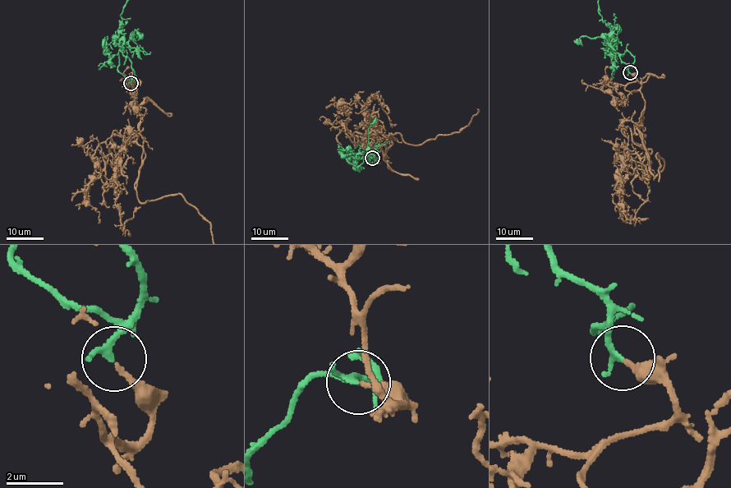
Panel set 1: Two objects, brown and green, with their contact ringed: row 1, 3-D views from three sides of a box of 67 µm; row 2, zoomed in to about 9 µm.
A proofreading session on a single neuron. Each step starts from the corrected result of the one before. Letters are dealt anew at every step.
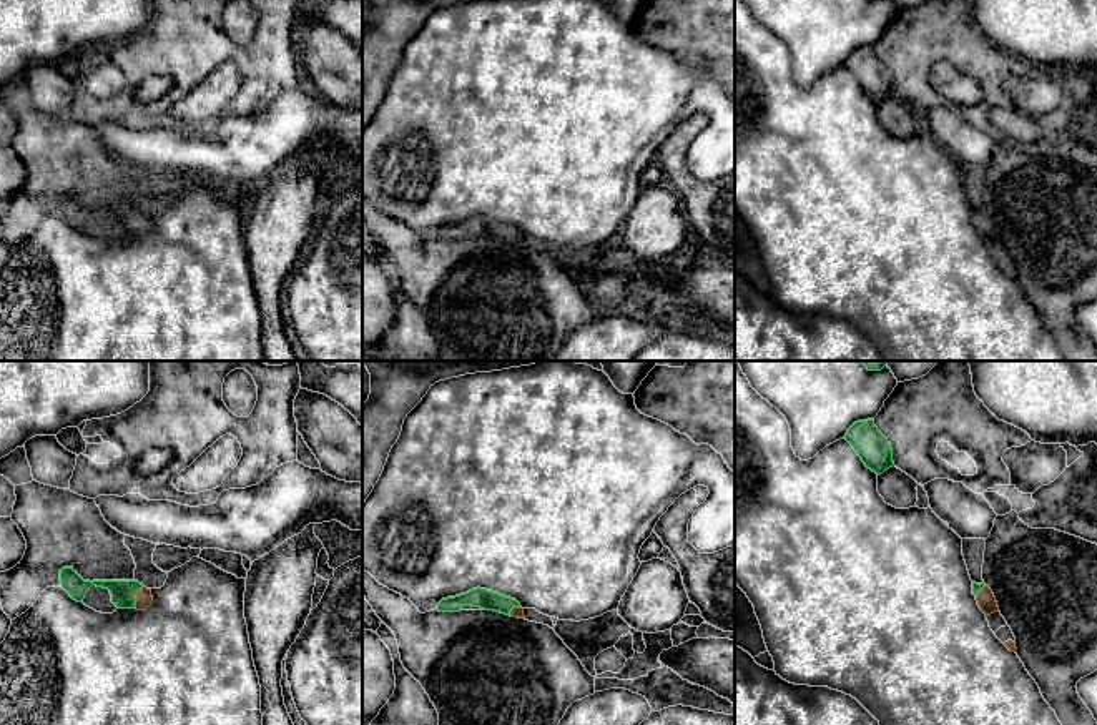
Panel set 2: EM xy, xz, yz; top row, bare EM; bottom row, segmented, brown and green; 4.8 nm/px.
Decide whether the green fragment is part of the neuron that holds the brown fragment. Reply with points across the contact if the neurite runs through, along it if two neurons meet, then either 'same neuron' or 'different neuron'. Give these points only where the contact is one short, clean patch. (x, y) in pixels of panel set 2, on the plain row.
way xy (143, 225), (137, 225), (123, 220); same neuron

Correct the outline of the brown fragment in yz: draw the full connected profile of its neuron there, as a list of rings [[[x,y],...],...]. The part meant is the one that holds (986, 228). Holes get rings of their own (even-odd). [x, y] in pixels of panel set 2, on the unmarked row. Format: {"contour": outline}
{"contour": [[[972,210],[972,221],[976,223],[979,236],[986,243],[999,239],[996,224],[994,224],[992,218],[989,216],[989,213],[986,213],[984,210],[982,211]]]}

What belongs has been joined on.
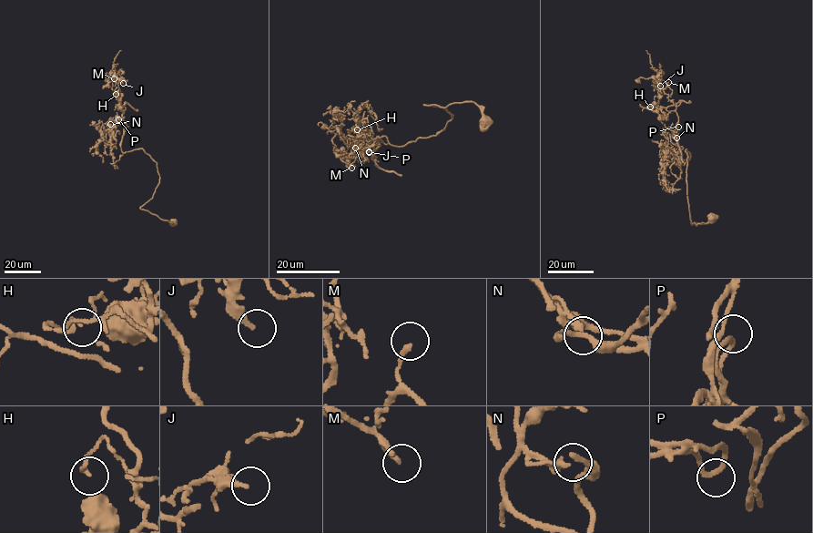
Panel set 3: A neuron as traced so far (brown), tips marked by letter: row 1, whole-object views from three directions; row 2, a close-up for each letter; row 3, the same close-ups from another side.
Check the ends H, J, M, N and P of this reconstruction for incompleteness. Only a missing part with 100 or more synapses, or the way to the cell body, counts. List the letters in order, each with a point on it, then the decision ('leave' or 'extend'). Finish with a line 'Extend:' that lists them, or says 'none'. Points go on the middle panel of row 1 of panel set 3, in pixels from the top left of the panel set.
H: at (357, 129); leave
J: at (369, 151); leave
M: at (351, 168); leave
N: at (355, 148); extend
P: at (369, 152); leave
Extend: N

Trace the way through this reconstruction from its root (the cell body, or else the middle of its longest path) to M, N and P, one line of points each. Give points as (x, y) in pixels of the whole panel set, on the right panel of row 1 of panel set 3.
M: (714, 218), (690, 220), (690, 156), (684, 165), (668, 82)
N: (714, 218), (696, 226), (692, 224), (685, 150), (690, 156), (684, 165), (674, 133), (673, 136), (676, 138)
P: (714, 218), (696, 226), (692, 224), (685, 150), (690, 156), (684, 165), (673, 134), (677, 133), (678, 127)

